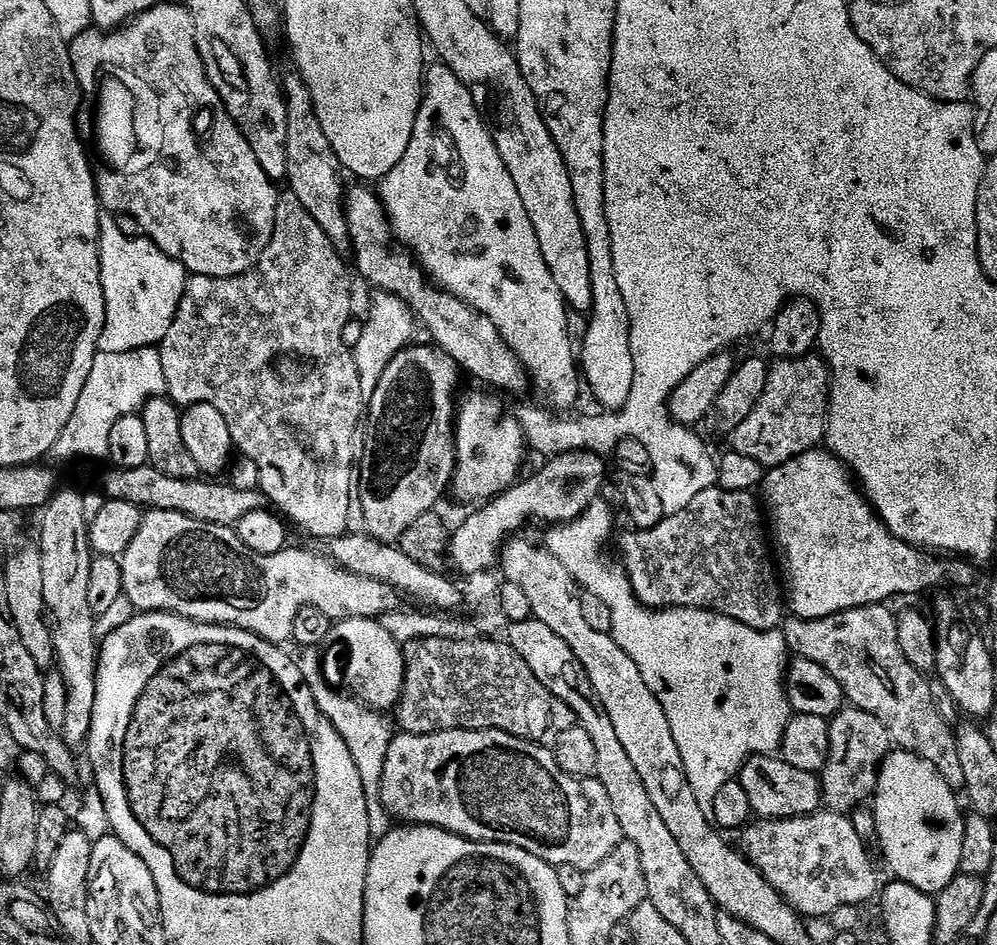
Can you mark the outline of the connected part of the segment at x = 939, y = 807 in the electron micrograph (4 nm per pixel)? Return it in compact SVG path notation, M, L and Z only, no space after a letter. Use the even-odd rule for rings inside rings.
M889 752L876 778L874 805L876 804L876 836L880 839L884 860L895 879L929 894L938 894L943 888L950 886L952 879L960 872L962 834L966 819L965 813L960 813L960 804L956 798L957 793L952 791L930 762L910 752Z

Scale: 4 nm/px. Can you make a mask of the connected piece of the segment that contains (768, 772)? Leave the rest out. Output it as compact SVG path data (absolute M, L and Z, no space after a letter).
M775 755L749 756L740 768L738 779L742 790L746 790L746 798L750 798L750 806L757 817L789 820L795 816L808 816L811 812L821 811L819 775L806 770L794 770L794 766Z

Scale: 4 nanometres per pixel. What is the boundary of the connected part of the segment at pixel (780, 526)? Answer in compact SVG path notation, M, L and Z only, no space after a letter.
M827 450L803 452L801 456L795 456L790 462L779 464L777 468L771 469L771 471L765 475L762 485L762 493L763 492L765 500L763 500L763 503L765 505L768 503L769 506L772 507L772 520L770 516L770 536L774 541L774 552L778 557L779 571L782 573L782 588L786 593L786 604L793 617L802 620L817 620L818 618L826 618L827 616L838 614L839 612L845 612L851 608L861 608L867 604L884 604L888 602L891 596L916 596L919 592L930 591L931 588L940 588L936 590L968 588L976 580L975 574L972 573L971 566L964 561L964 558L941 558L939 555L929 554L927 551L907 544L905 540L899 540L899 538L882 523L879 516L874 514L872 505L868 503L868 499L866 499L864 493L861 492L859 487L854 483L854 477L851 471Z

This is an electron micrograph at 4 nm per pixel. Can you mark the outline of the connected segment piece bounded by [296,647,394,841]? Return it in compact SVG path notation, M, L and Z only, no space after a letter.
M305 647L300 652L302 654L297 655L296 658L299 672L303 676L304 683L310 686L318 710L332 723L334 730L338 732L342 742L346 744L352 755L354 766L358 768L358 774L366 794L366 814L370 816L370 834L373 841L377 841L382 839L387 832L391 832L394 827L394 821L382 806L382 798L380 797L382 766L386 762L386 754L390 750L390 742L394 732L393 729L388 729L388 724L380 717L383 715L379 711L369 708L366 704L361 704L359 700L351 695L348 695L348 697L343 696L340 692L335 692L324 681L320 652L317 647Z

